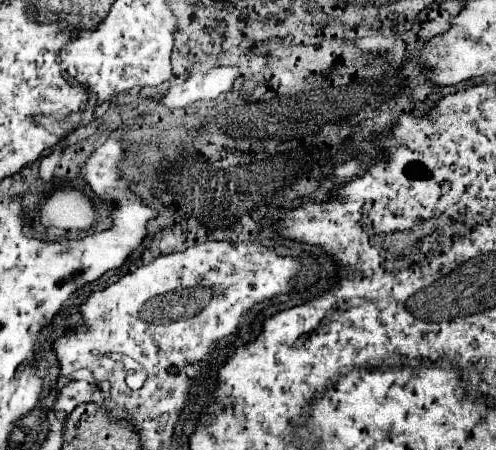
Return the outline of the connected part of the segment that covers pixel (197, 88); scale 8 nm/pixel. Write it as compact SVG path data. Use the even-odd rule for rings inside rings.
M194 64L190 78L184 84L170 86L168 94L156 102L170 110L178 110L188 108L188 104L194 102L216 100L220 94L234 86L238 76L238 66L212 66L208 70L202 70L202 64Z

